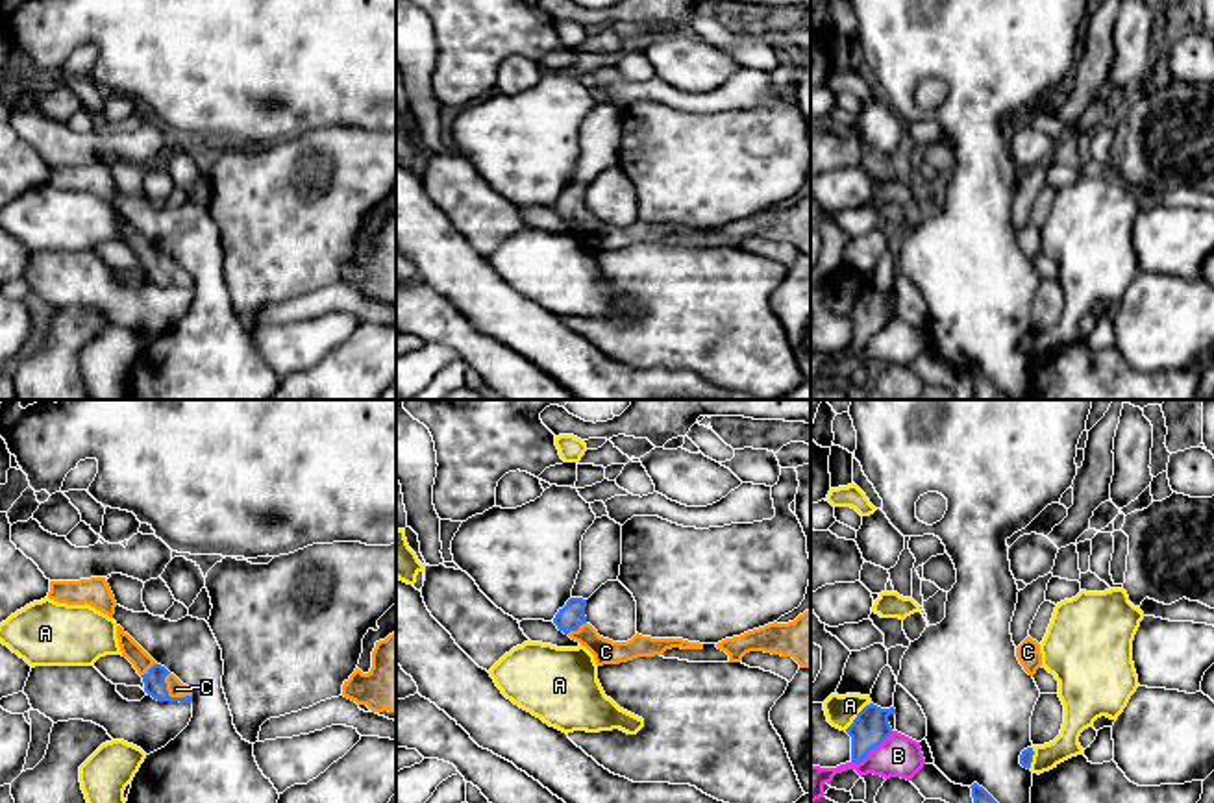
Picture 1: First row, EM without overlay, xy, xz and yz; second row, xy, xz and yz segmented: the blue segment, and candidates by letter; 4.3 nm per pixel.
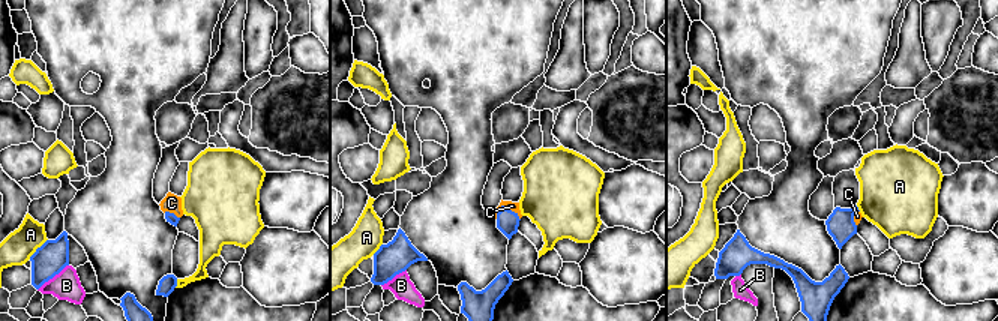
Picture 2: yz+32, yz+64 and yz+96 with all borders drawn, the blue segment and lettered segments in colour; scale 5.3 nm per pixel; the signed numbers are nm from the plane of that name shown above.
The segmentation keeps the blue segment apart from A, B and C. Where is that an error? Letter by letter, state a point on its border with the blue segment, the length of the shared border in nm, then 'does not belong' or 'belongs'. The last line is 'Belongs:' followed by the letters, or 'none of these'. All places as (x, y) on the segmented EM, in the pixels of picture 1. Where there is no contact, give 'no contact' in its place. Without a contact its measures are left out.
A: yz (857, 716) | 170 nm | does not belong
B: yz (874, 748) | 240 nm | does not belong
C: xy (173, 698) | 150 nm | belongs
Belongs: C

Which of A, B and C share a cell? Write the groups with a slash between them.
A / B / C

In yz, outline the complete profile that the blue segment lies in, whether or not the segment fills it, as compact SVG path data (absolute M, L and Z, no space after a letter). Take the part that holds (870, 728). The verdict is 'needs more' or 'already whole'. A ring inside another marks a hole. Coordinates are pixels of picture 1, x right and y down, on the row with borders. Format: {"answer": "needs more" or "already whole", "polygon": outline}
{"answer": "already whole", "polygon": "M873 703L866 705L853 723L846 729L851 736L851 762L862 762L872 749L881 746L892 733L896 733L888 716L896 714L896 709L881 709Z"}

